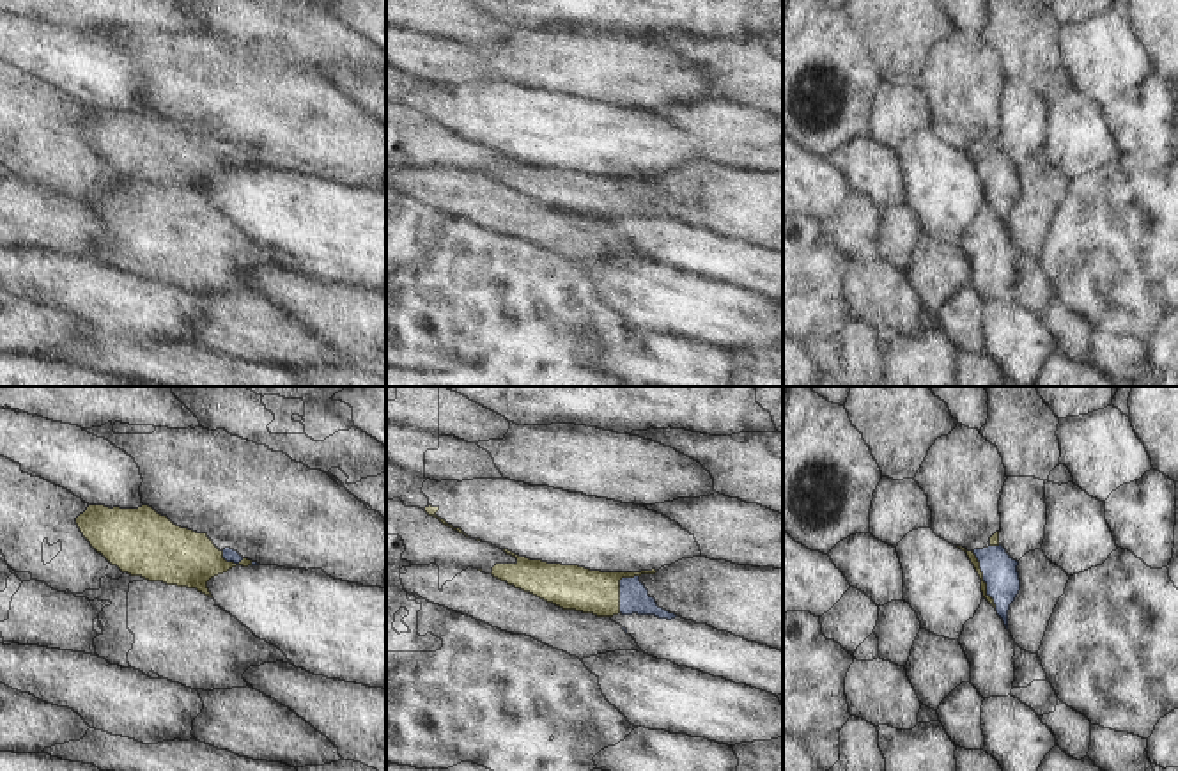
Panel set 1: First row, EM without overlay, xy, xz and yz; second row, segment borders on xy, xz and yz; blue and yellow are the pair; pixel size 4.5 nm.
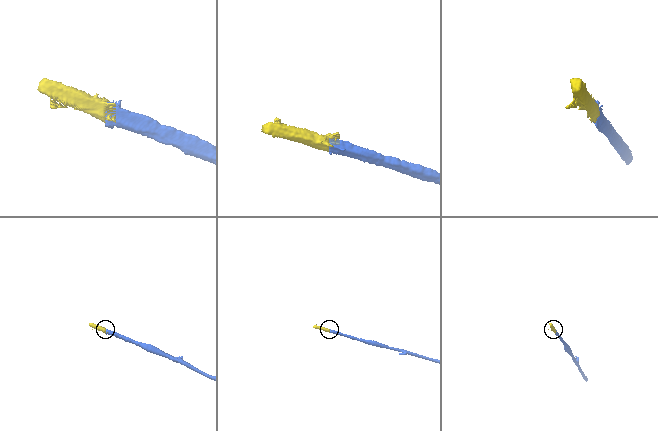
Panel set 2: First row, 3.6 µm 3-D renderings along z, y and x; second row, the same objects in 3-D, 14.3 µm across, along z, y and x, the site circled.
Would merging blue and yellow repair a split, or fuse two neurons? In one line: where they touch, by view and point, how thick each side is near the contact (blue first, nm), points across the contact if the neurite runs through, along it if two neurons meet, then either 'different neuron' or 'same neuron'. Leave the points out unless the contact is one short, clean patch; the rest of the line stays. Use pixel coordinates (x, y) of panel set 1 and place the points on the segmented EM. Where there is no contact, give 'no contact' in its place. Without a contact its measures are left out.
meets blue in yz at (984, 580); 160 nm thick on the blue side, 40 nm on the other; runs through yz (999, 571), (984, 580), (980, 564), (971, 555); same neuron

